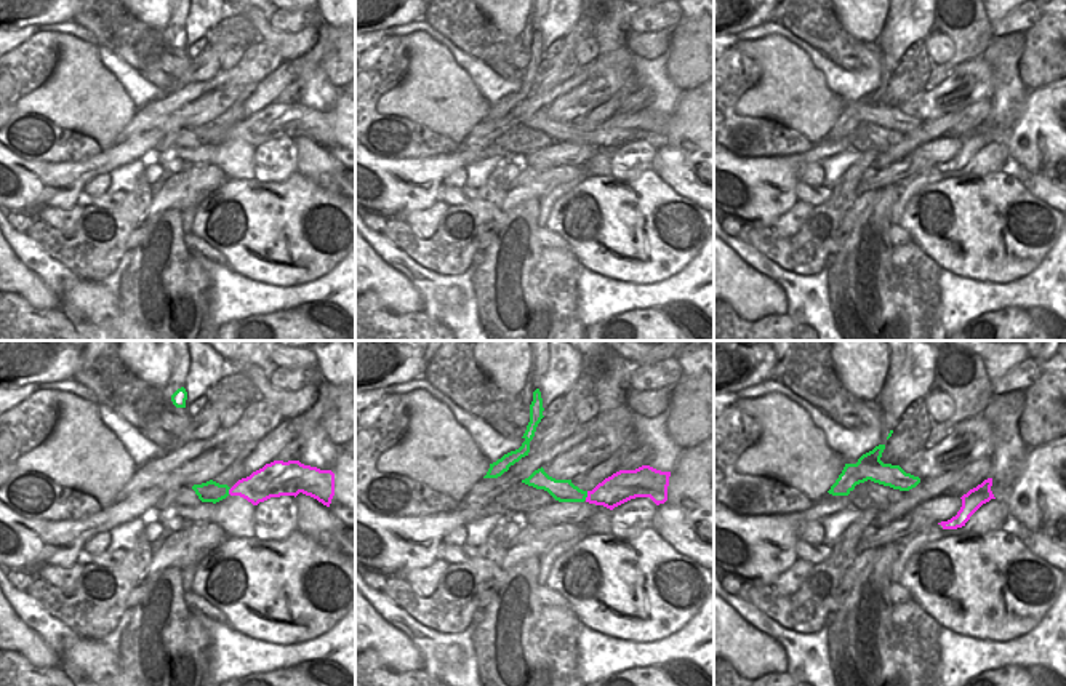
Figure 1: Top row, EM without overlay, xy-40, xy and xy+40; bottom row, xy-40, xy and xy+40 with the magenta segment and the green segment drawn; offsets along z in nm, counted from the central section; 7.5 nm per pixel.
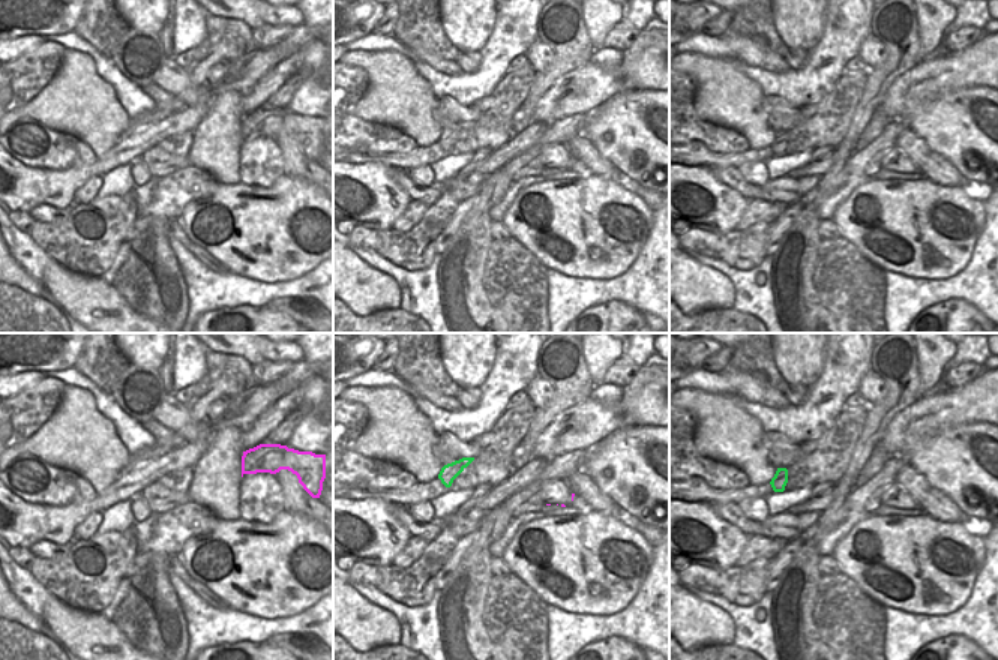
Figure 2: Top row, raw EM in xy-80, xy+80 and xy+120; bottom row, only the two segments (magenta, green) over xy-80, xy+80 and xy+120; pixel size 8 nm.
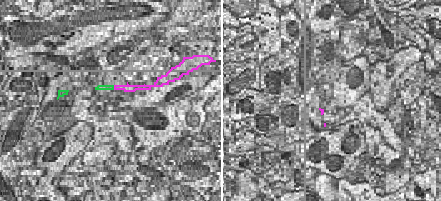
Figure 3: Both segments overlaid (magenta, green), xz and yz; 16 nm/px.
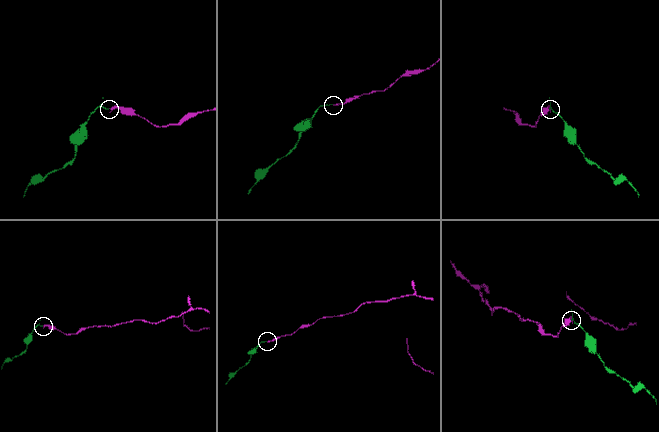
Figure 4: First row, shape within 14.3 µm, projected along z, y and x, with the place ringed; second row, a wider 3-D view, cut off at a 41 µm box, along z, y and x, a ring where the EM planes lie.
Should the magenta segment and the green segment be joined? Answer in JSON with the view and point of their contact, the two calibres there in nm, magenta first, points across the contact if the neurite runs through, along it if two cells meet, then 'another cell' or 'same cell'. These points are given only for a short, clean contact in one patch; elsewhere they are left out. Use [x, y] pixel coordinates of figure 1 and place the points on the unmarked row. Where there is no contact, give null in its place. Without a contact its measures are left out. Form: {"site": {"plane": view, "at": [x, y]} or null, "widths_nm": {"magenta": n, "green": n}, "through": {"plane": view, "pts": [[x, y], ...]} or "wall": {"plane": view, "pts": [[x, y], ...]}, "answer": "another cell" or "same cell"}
{"site": {"plane": "xy", "at": [588, 138]}, "widths_nm": {"magenta": 220, "green": 170}, "answer": "another cell"}

